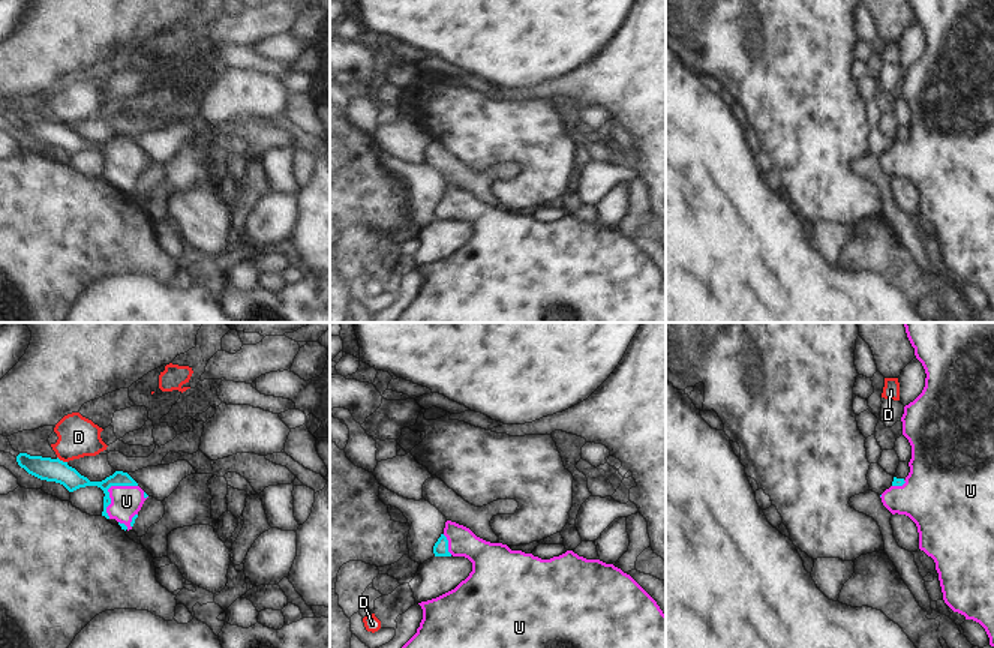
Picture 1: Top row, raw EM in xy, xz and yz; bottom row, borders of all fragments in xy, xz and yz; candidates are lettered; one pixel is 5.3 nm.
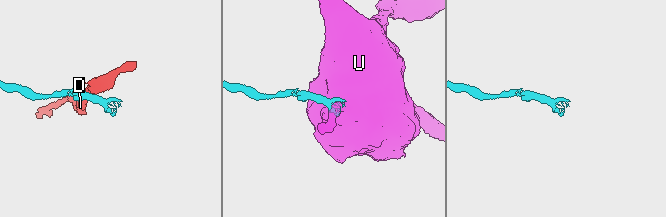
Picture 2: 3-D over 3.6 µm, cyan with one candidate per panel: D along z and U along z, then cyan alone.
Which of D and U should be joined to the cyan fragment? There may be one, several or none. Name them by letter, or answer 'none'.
U

